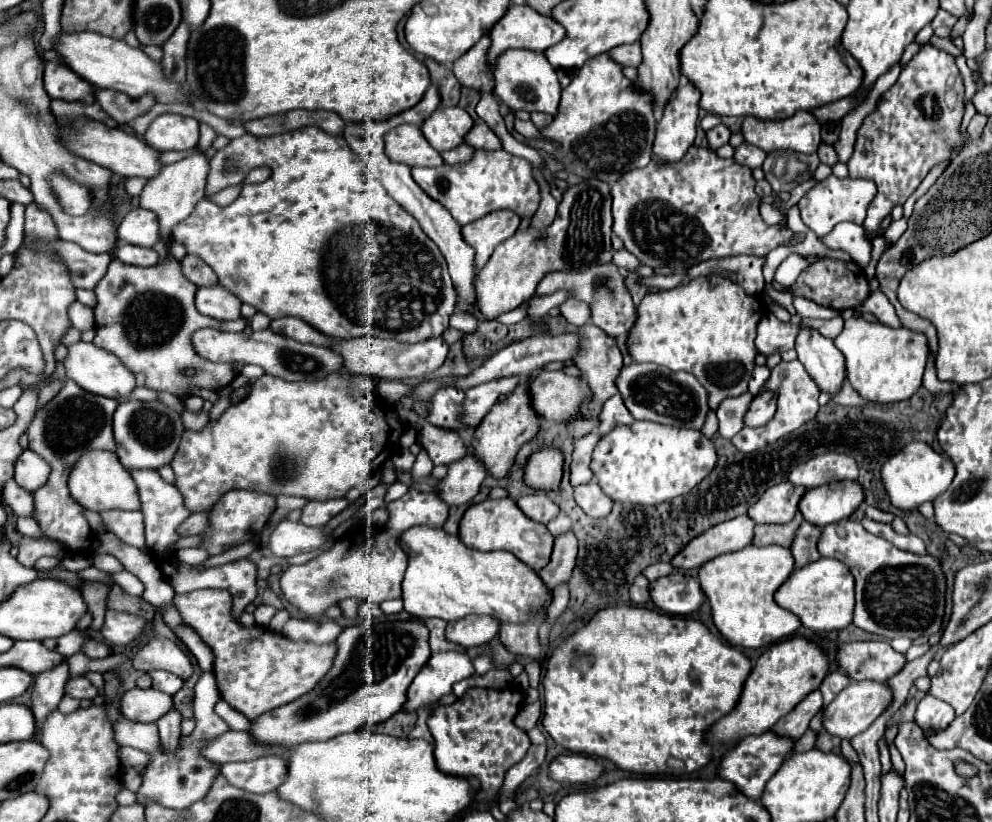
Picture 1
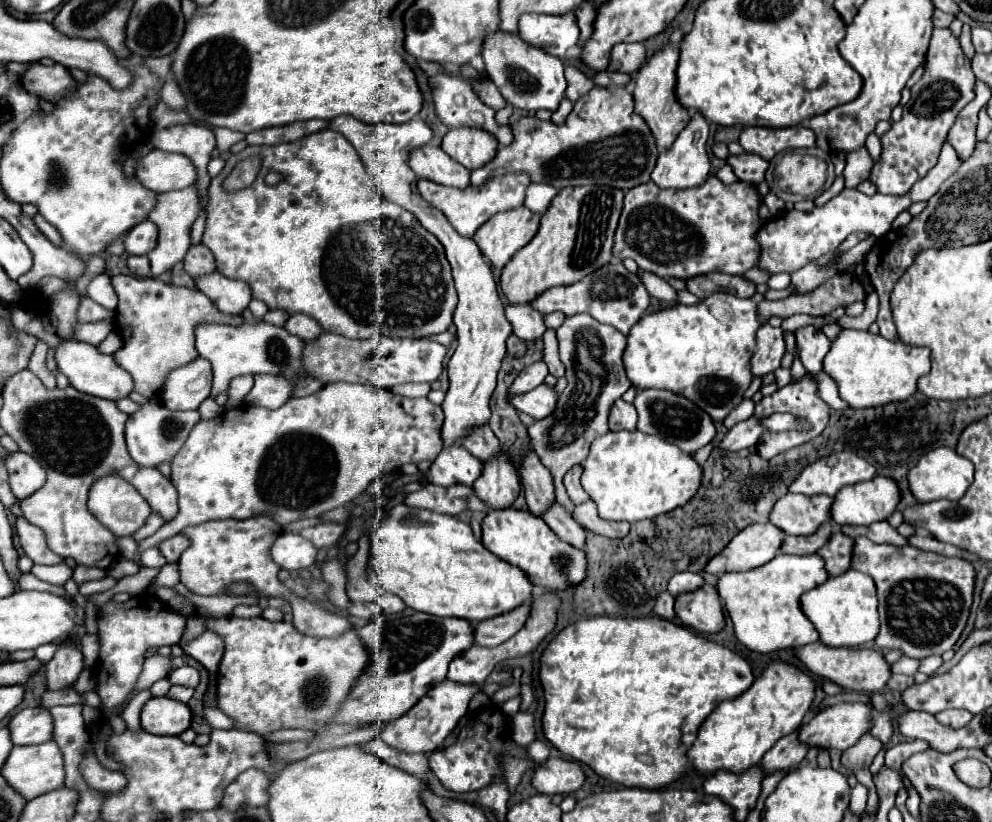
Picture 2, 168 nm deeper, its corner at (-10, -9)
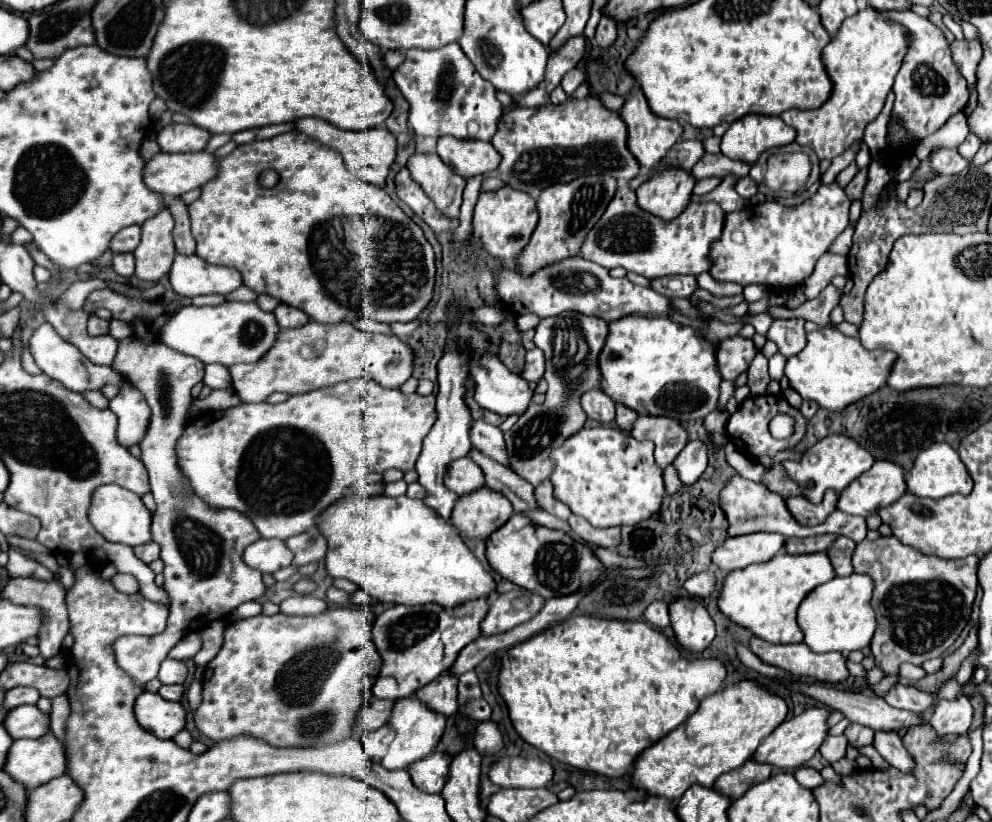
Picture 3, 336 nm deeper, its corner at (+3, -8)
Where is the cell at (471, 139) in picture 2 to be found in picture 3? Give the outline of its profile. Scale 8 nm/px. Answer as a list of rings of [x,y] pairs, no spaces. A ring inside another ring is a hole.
[[[439,137],[437,155],[461,177],[469,179],[493,171],[501,157],[491,143],[459,141],[457,137]]]

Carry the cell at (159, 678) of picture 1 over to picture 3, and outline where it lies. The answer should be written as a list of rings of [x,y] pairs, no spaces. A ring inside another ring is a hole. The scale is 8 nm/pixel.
[[[161,685],[159,695],[167,701],[179,701],[183,695],[183,685]]]

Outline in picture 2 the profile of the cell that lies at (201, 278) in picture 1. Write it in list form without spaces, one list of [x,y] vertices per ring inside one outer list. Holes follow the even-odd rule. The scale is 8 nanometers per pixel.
[[[196,244],[196,246],[190,246],[186,258],[184,258],[184,270],[196,278],[200,274],[208,274],[212,272],[216,266],[214,266],[214,254],[204,246],[204,244]]]

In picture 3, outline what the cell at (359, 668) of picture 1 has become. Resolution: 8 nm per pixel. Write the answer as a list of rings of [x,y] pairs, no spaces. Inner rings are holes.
[[[481,599],[455,609],[443,609],[441,605],[395,605],[383,611],[373,623],[373,641],[383,665],[375,677],[371,695],[377,699],[403,699],[431,683],[455,663],[455,657],[465,645],[479,637],[479,623],[483,621],[487,609],[487,601]]]

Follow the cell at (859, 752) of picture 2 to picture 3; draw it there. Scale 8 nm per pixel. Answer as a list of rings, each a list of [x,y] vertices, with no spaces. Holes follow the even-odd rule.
[[[851,723],[847,729],[845,729],[845,737],[849,741],[849,745],[853,747],[865,747],[865,745],[871,745],[873,741],[873,735],[875,731],[869,729],[869,727],[863,727],[863,725],[857,725],[857,723]]]

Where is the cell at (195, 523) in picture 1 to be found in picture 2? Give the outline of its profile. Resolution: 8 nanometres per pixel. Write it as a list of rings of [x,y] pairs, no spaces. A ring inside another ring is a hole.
[[[176,534],[176,536],[172,536],[172,538],[162,540],[162,542],[158,544],[158,550],[160,550],[162,556],[166,558],[166,562],[178,562],[178,558],[180,558],[180,554],[186,550],[186,546],[188,546],[188,538]]]

